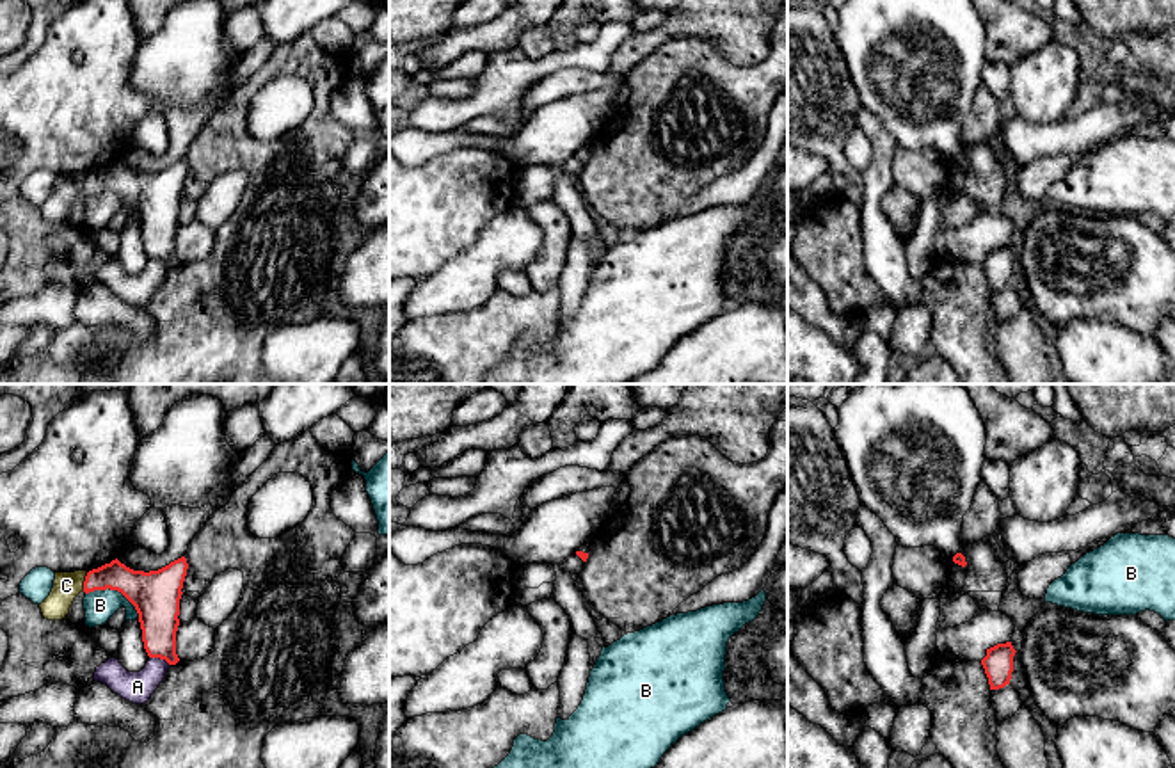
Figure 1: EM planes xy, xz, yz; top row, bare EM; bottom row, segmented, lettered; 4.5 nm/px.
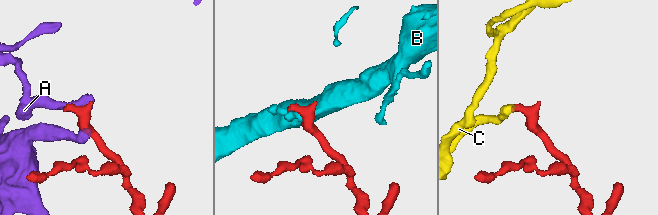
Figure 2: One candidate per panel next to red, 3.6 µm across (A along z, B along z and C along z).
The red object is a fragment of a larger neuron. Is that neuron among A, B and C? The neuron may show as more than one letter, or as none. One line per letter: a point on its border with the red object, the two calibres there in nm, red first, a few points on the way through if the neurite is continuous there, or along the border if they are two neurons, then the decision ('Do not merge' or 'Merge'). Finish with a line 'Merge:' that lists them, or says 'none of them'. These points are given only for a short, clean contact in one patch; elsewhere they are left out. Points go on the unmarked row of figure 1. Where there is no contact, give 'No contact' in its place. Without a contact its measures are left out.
A: Touches red at xy (160, 260). Thickness 200 nm (red) against 140 nm. Boundary: xy (150, 258), (159, 258), (169, 267). Do not merge
B: Touches red at xy (114, 191). Thickness 220 nm (red) against 140 nm. Boundary: xy (86, 194), (100, 191), (118, 192), (139, 217). Do not merge
C: Touches red at xy (84, 184). Thickness 150 nm (red) against 130 nm. Boundary: xy (87, 175), (82, 192). Do not merge
Merge: none of them

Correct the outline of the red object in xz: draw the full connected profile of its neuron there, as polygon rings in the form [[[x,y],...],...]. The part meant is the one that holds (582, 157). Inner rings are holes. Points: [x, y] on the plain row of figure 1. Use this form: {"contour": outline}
{"contour": [[[624,82],[624,84],[619,87],[619,91],[615,92],[615,96],[613,96],[608,121],[606,121],[606,123],[597,130],[597,133],[595,133],[587,144],[583,144],[583,146],[580,148],[580,151],[576,153],[576,156],[578,156],[583,164],[587,164],[590,148],[592,148],[592,144],[595,142],[595,139],[599,137],[599,133],[611,123],[611,119],[615,117],[615,114],[620,112],[620,110],[626,107],[627,98],[629,98],[629,92],[631,92],[631,87],[629,87],[627,82]]]}

